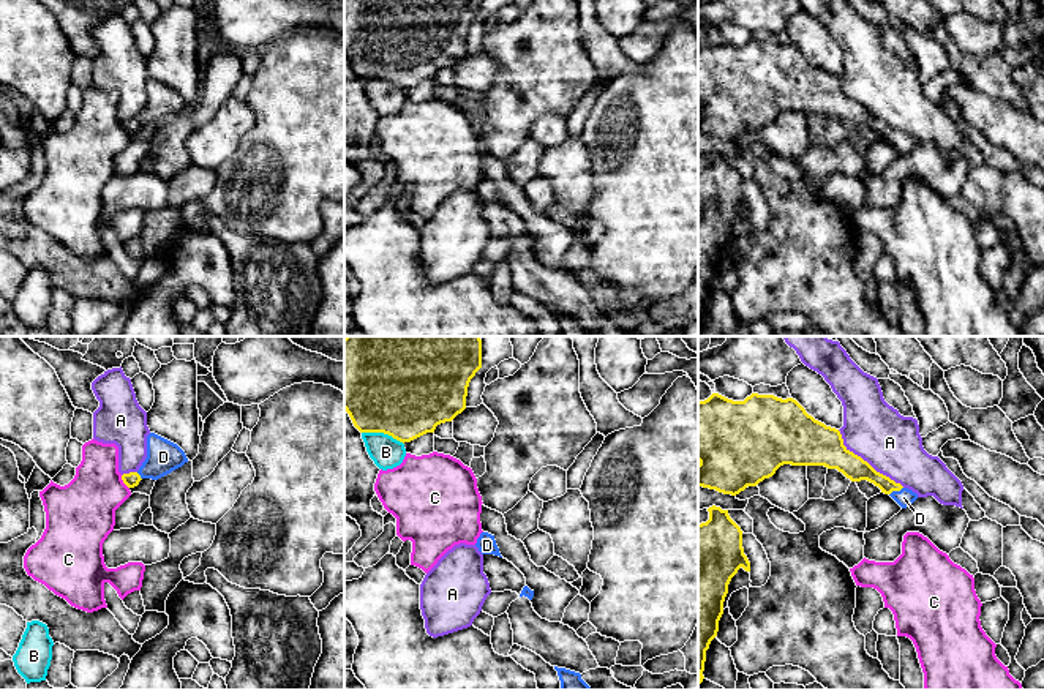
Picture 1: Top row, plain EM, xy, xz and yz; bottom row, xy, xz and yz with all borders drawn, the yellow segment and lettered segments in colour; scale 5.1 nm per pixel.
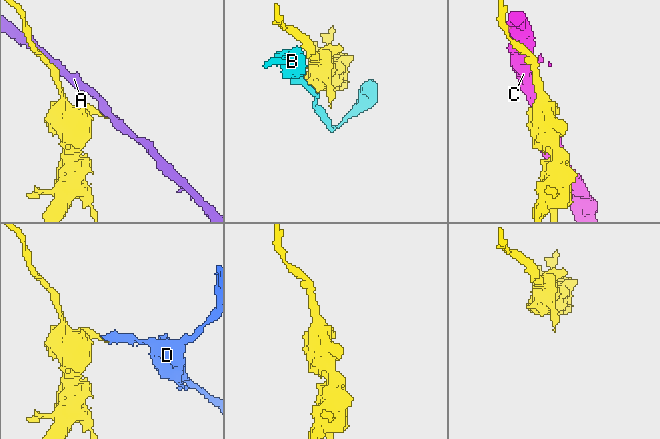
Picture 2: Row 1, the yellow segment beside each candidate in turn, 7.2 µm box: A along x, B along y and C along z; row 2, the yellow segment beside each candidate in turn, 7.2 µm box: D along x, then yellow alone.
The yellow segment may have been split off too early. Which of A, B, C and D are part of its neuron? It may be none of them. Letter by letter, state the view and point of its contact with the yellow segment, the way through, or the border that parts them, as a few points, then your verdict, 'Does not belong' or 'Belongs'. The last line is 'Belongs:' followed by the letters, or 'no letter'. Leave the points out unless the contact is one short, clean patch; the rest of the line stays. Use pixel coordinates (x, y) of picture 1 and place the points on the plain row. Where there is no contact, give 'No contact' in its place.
A: Touches yellow at yz (866, 108). Boundary: yz (837, 76), (842, 89), (850, 97), (904, 133). Does not belong
B: Touches yellow at xz (383, 78). Does not belong
C: Touches yellow at xy (123, 128). Does not belong
D: Touches yellow at yz (896, 136). Path across: yz (855, 114), (866, 117), (896, 136), (904, 144). Belongs
Belongs: D

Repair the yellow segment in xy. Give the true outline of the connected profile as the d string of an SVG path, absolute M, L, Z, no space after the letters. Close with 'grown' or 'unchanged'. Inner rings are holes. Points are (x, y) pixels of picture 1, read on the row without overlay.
M150 79L147 82L147 104L137 118L123 120L128 134L139 131L142 125L158 126L188 109L185 98L174 88Z; grown

